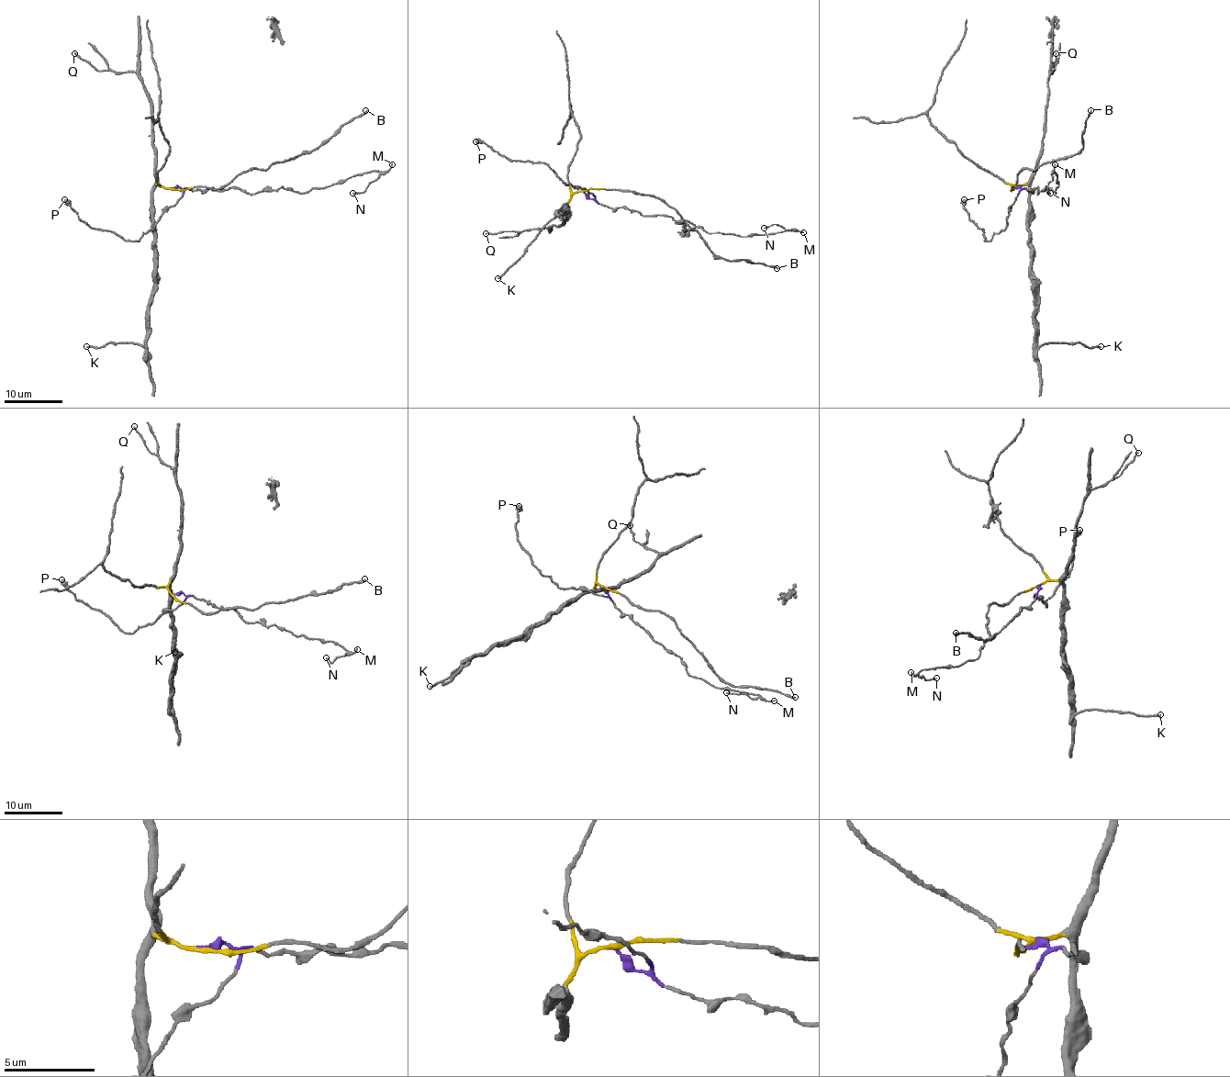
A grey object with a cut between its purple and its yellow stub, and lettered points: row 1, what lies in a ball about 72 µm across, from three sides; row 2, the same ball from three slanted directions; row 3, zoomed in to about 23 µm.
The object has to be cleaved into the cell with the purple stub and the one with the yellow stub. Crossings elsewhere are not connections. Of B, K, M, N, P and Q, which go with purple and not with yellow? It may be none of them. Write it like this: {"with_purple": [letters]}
{"with_purple": ["M", "N", "P"]}

